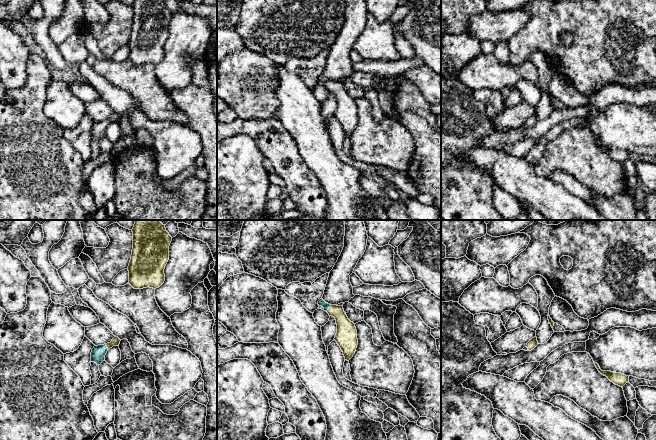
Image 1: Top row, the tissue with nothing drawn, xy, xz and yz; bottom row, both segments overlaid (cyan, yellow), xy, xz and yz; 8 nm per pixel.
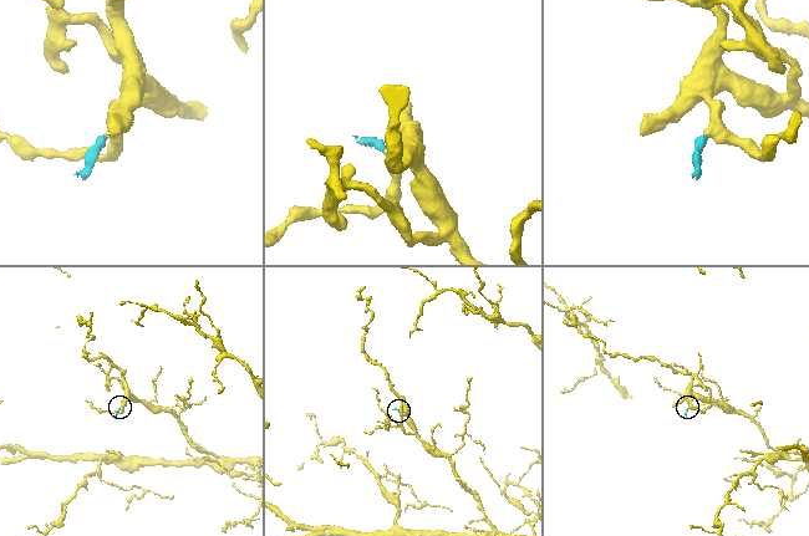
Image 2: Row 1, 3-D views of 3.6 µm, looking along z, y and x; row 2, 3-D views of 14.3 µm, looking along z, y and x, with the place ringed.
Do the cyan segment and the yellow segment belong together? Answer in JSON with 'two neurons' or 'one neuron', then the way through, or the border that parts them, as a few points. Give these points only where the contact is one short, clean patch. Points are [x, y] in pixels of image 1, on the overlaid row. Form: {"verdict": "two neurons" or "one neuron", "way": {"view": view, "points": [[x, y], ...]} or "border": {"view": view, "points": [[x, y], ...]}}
{"verdict": "one neuron", "way": {"view": "xz", "points": [[321, 302], [328, 308], [342, 320], [346, 333]]}}

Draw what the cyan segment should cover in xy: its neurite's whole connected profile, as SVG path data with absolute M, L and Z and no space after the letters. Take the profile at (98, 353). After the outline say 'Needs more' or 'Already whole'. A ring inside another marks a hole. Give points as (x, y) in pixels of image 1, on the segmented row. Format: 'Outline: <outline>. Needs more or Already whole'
Outline: M115 336L110 343L94 346L91 352L91 362L95 362L97 365L100 365L105 361L107 351L113 346L119 346L120 341L121 340Z. Needs more

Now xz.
Outline: M322 298L318 301L318 305L324 308L329 316L336 320L337 333L334 340L340 346L345 360L349 361L355 354L358 339L355 324L351 322L344 312L343 306L330 305Z. Needs more

